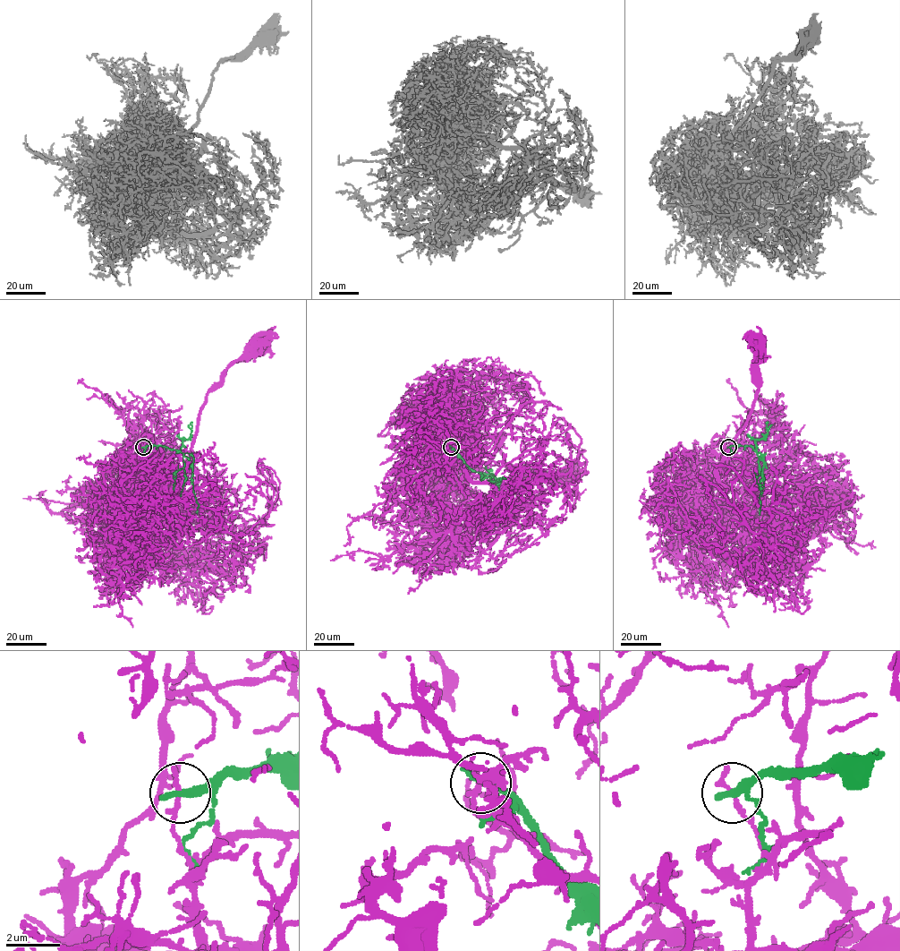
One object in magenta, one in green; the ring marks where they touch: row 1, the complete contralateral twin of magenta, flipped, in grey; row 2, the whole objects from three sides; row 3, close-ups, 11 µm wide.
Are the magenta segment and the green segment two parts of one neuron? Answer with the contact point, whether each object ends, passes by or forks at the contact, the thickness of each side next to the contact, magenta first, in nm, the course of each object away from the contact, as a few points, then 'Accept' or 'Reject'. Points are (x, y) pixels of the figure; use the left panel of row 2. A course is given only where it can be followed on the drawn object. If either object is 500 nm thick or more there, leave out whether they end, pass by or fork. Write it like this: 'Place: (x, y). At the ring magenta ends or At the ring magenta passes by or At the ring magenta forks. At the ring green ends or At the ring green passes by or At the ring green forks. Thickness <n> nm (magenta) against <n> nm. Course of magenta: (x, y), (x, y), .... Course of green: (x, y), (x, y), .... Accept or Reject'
Place: (143, 447). At the ring magenta ends. At the ring green ends. Thickness 240 nm (magenta) against 320 nm. Course of magenta: (144, 447), (146, 467), (160, 481), (175, 480), (191, 463), (205, 397), (221, 381), (226, 368), (260, 340). Course of green: (143, 447), (165, 446), (192, 457), (192, 484), (199, 505), (197, 514). Reject

